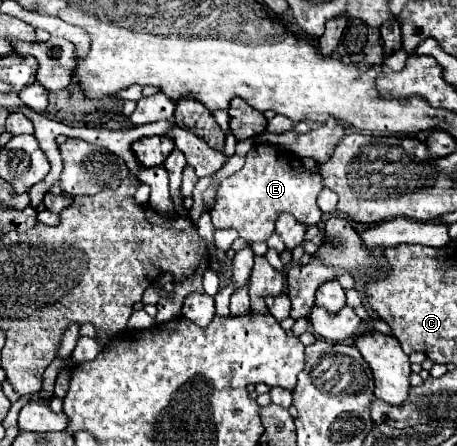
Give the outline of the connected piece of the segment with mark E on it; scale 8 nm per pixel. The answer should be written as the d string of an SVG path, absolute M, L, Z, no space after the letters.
M255 143L246 154L244 166L220 182L218 200L210 216L216 228L234 228L246 242L264 242L272 236L280 212L290 212L296 220L308 226L318 224L322 210L318 208L316 198L322 188L320 166L308 170L294 154L264 143L256 146Z

